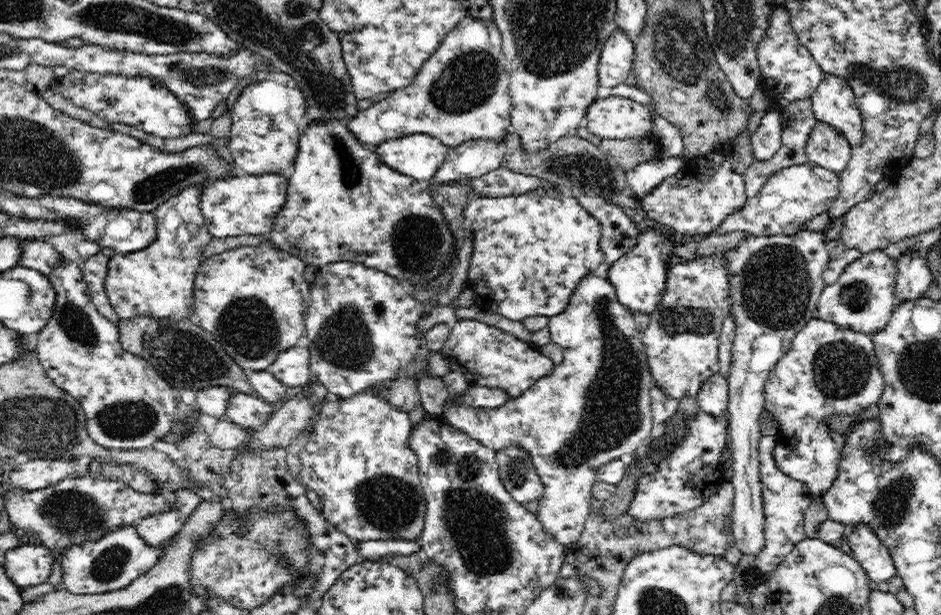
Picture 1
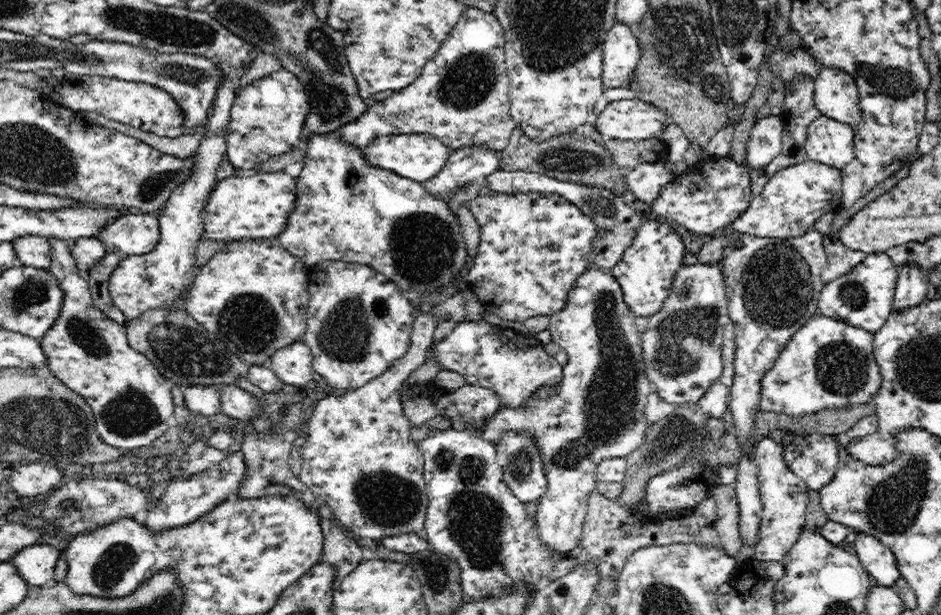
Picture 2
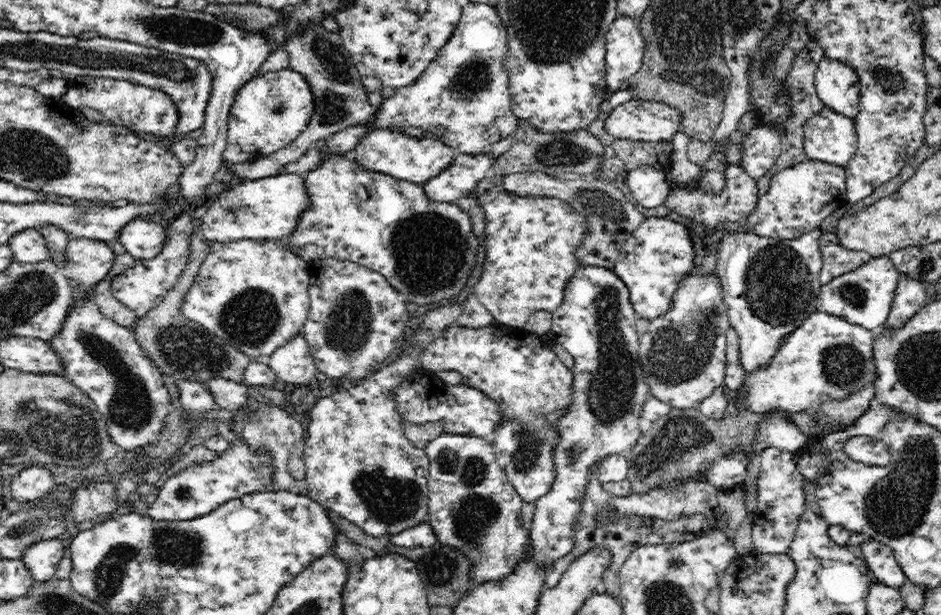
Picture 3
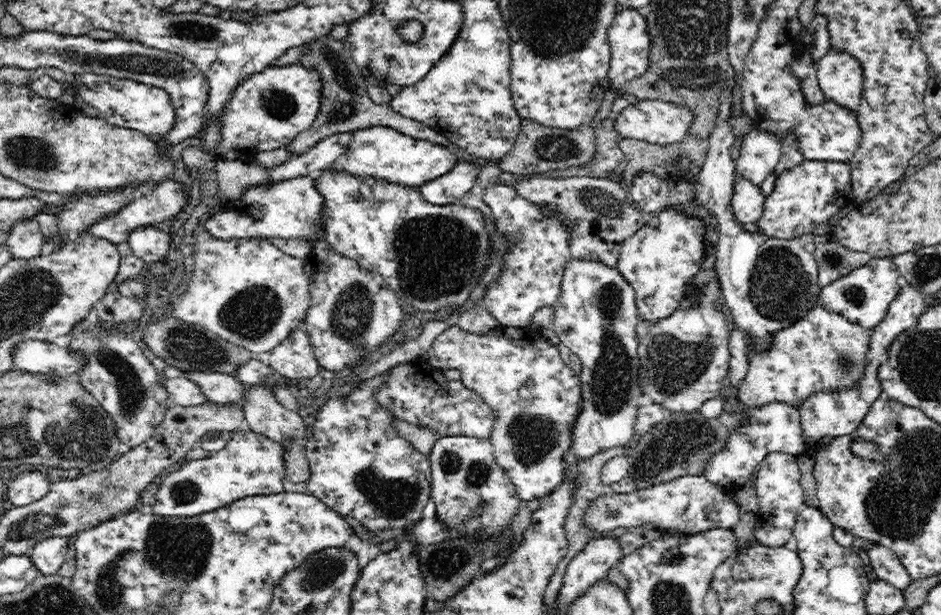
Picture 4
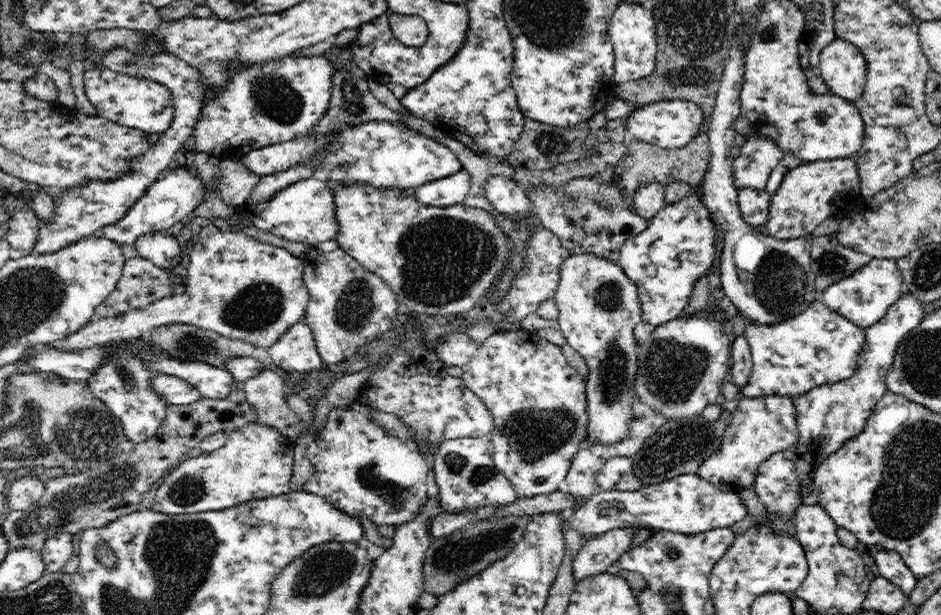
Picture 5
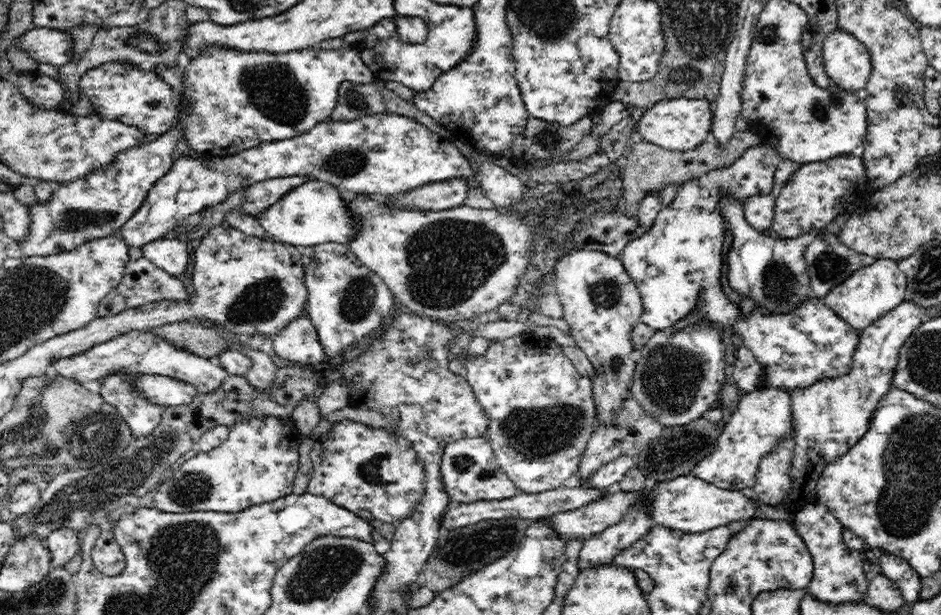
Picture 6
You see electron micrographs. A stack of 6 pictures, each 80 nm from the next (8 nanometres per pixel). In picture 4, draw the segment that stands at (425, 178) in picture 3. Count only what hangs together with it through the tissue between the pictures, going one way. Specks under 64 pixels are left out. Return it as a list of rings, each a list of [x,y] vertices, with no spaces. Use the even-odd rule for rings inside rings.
[[[369,125],[368,128],[354,129],[349,134],[346,152],[333,164],[333,172],[368,177],[418,188],[428,181],[446,175],[459,162],[452,149],[429,140],[408,136],[390,125]]]

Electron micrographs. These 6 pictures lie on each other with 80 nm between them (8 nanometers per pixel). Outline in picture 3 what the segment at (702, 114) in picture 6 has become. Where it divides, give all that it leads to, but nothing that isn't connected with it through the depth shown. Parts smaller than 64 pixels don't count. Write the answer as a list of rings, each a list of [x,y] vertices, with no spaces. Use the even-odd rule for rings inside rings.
[[[633,98],[609,111],[604,128],[610,136],[614,136],[616,139],[660,143],[670,141],[676,132],[681,130],[682,120],[683,113],[678,108],[672,108],[671,105],[662,104],[660,101]]]

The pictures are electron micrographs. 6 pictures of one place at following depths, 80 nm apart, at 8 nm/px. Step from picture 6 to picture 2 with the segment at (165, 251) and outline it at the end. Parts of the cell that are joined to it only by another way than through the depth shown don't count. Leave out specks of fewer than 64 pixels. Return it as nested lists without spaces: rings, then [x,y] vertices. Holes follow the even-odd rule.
[[[130,211],[110,222],[97,239],[104,244],[118,246],[128,255],[146,255],[154,251],[160,240],[160,225],[155,213]]]

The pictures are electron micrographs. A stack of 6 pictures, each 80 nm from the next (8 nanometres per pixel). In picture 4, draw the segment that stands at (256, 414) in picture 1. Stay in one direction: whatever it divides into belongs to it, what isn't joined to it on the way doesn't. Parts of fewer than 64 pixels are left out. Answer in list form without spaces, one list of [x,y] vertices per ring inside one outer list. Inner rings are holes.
[[[186,370],[184,373],[212,403],[228,404],[243,400],[244,384],[236,377],[215,370]]]

